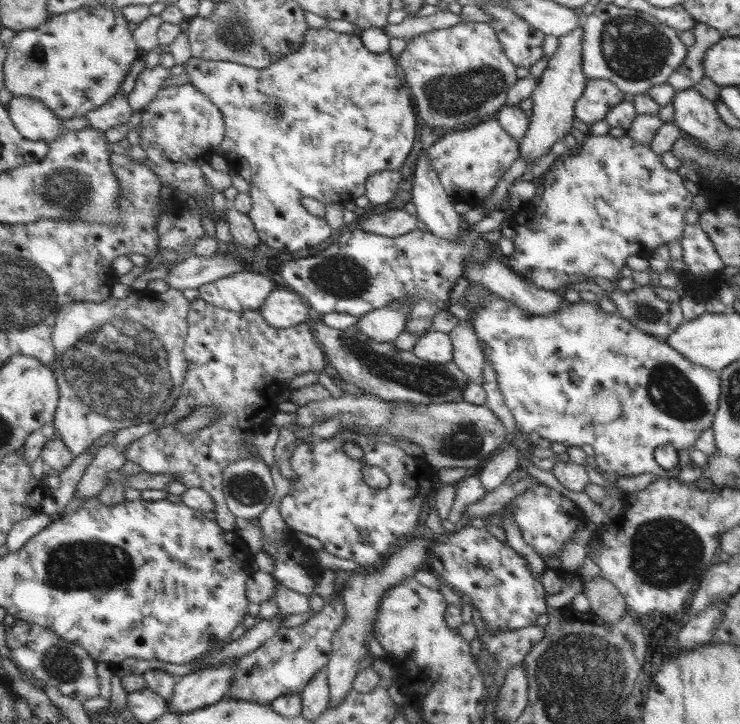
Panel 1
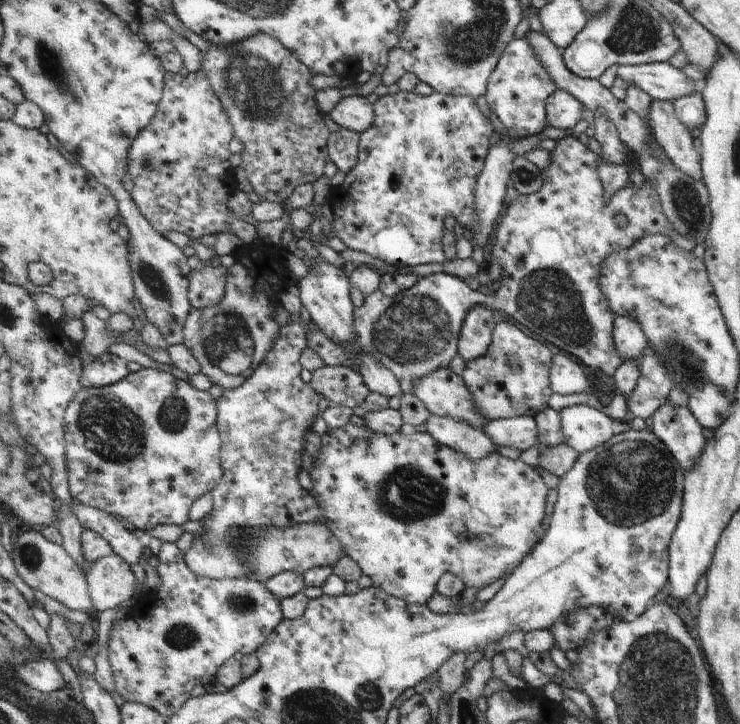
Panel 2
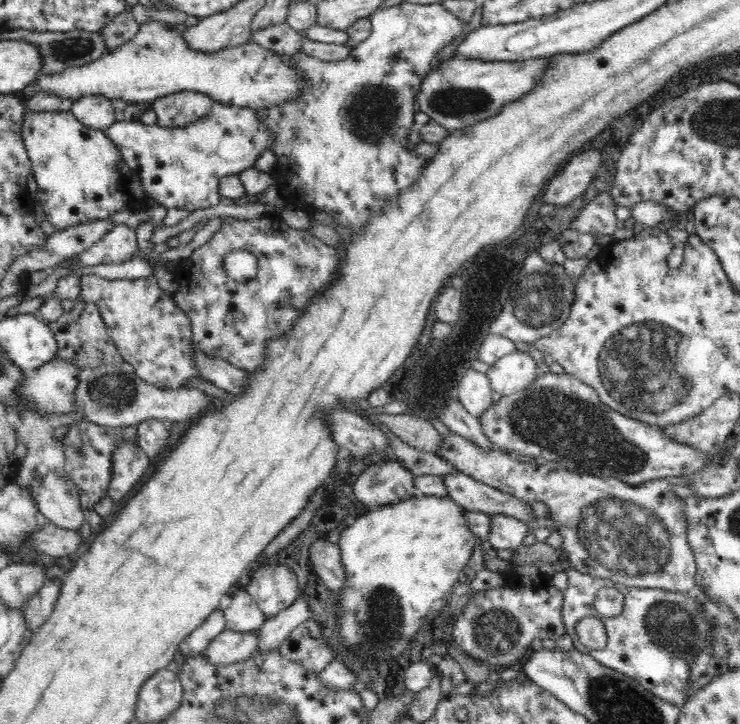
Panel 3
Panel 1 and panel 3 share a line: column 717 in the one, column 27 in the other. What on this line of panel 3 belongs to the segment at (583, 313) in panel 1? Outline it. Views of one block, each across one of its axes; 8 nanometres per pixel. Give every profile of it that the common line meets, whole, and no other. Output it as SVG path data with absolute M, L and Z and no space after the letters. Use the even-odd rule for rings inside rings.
M56 358L58 362L48 362L42 368L34 372L26 372L26 386L22 390L22 396L26 398L28 410L40 410L48 414L70 414L76 408L76 388L80 382L80 368L76 368L70 362L64 362Z

